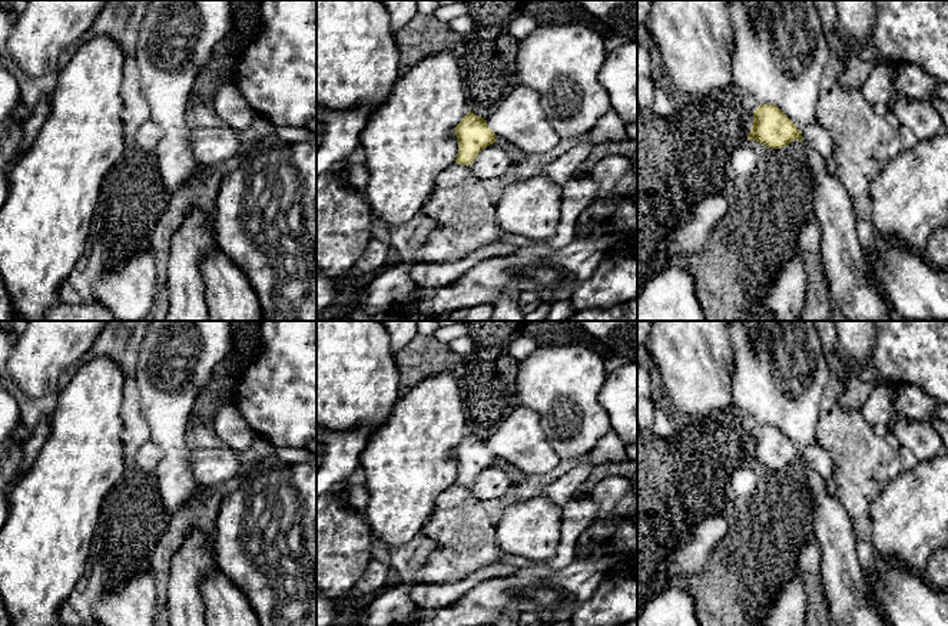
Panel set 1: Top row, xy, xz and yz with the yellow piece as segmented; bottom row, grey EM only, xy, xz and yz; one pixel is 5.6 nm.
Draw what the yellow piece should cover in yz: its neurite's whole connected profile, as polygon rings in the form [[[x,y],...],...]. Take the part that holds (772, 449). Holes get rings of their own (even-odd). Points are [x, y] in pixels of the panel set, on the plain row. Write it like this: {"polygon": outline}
{"polygon": [[[760,425],[753,431],[753,446],[748,460],[772,470],[788,467],[795,460],[803,461],[829,483],[835,473],[832,457],[819,444],[815,443],[801,453],[776,425]]]}

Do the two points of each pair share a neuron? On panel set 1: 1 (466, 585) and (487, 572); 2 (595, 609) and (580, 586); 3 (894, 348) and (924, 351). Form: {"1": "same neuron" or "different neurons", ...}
{"1": "same neuron", "2": "different neurons", "3": "same neuron"}

